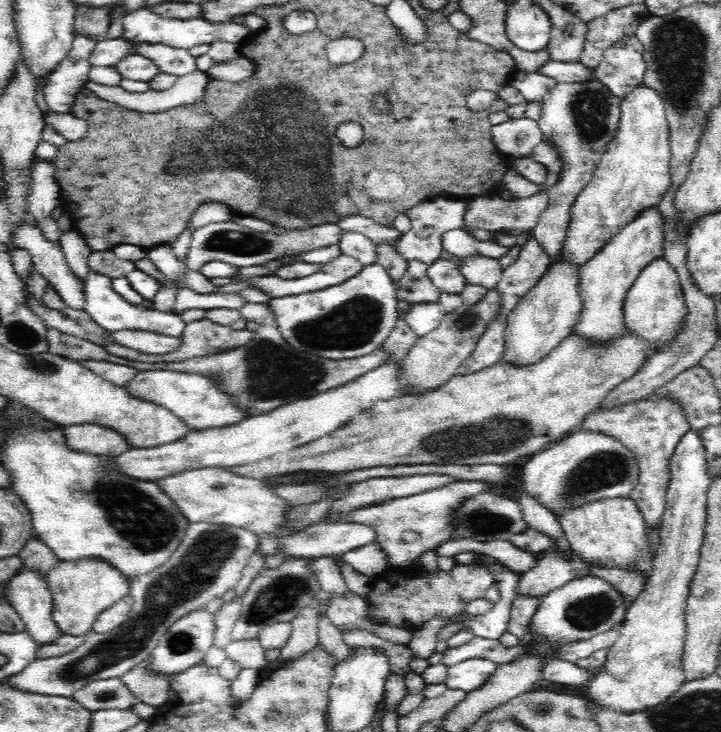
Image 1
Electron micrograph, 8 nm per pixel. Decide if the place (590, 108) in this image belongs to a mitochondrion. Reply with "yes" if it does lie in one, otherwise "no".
yes

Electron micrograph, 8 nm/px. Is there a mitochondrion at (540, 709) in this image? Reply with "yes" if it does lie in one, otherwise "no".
yes

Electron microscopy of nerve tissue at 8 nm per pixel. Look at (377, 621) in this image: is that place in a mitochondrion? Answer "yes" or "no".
no

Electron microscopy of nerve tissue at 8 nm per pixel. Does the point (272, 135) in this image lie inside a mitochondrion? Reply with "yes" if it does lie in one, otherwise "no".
yes

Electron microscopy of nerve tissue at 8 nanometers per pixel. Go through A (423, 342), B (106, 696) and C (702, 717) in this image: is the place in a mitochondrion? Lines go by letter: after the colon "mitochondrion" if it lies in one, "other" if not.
A: other
B: mitochondrion
C: mitochondrion

